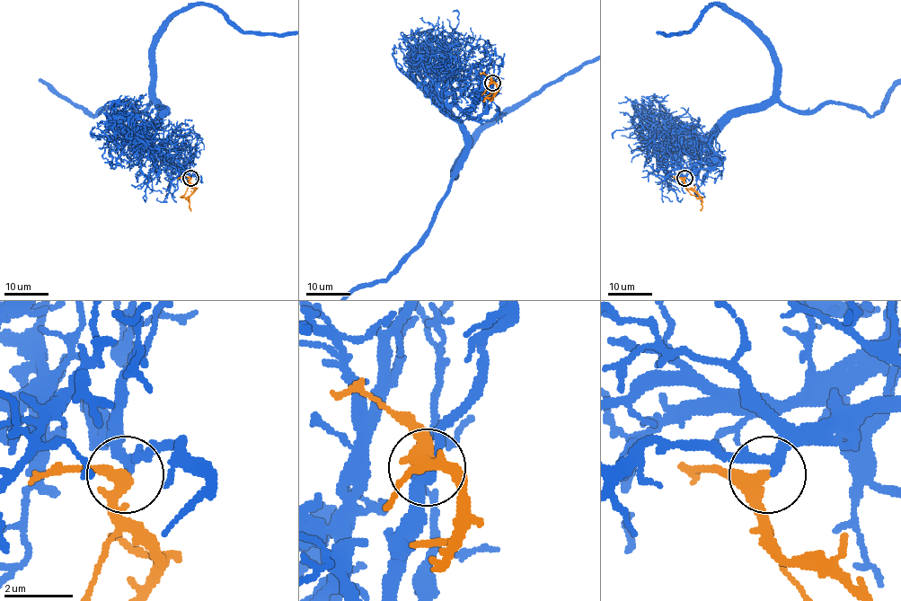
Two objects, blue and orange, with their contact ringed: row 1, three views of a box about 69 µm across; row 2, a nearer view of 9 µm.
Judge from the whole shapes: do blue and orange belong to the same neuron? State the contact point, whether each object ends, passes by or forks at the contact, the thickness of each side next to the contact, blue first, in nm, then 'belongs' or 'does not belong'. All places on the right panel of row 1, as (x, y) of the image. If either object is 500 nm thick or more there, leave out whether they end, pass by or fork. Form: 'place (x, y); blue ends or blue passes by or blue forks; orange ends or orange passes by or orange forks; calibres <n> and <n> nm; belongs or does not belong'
place (684, 178); blue passes by; orange passes by; calibres 240 and 340 nm; belongs

